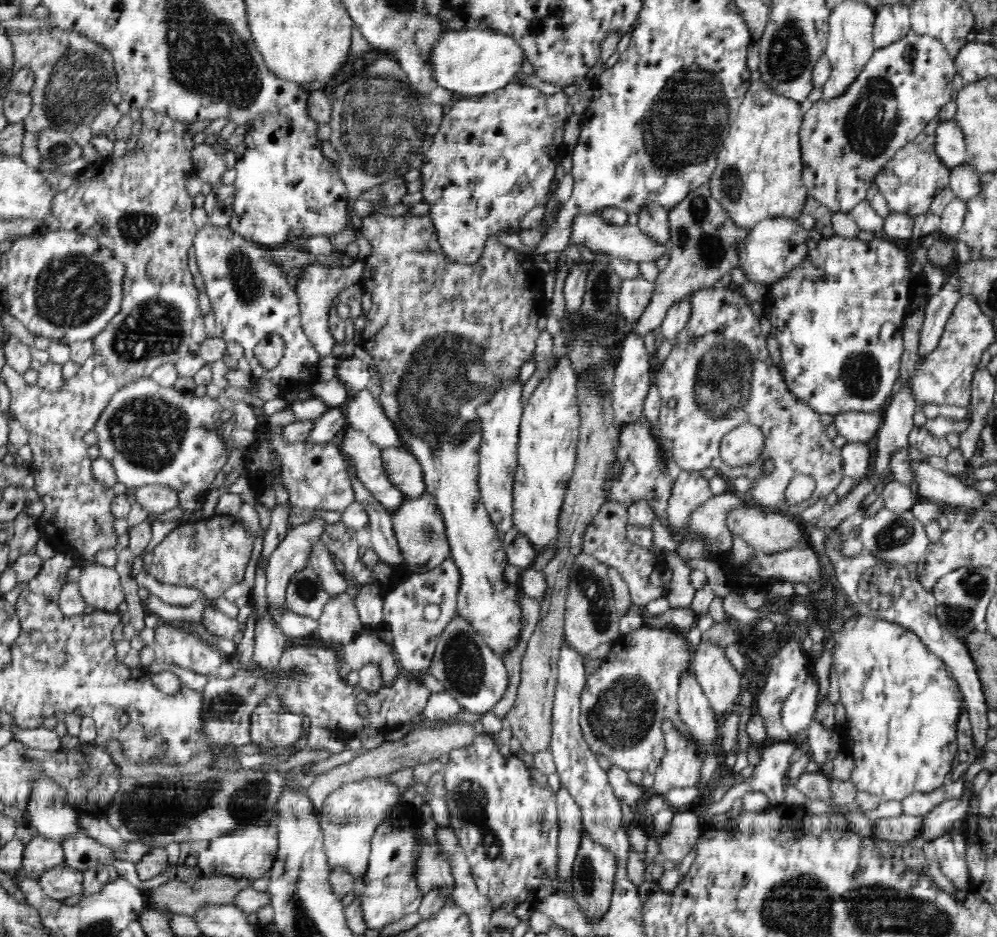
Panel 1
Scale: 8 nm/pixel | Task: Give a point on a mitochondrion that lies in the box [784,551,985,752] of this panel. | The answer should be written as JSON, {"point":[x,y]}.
{"point":[870,603]}

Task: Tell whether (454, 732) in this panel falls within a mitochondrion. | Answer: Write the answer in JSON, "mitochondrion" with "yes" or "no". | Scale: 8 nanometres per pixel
{"mitochondrion":"no"}

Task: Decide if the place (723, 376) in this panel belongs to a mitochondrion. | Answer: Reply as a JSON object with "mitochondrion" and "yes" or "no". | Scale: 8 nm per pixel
{"mitochondrion":"yes"}

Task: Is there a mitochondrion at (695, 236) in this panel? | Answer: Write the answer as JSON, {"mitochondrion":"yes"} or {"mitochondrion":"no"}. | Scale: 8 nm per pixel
{"mitochondrion":"yes"}

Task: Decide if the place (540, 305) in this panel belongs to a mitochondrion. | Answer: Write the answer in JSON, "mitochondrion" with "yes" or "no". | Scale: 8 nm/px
{"mitochondrion":"no"}

